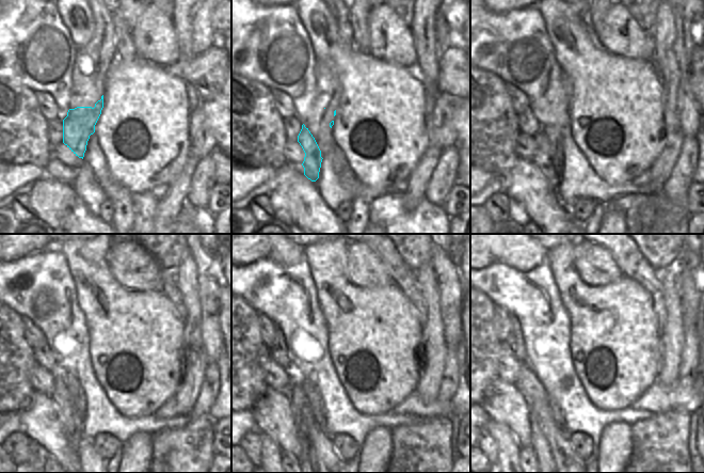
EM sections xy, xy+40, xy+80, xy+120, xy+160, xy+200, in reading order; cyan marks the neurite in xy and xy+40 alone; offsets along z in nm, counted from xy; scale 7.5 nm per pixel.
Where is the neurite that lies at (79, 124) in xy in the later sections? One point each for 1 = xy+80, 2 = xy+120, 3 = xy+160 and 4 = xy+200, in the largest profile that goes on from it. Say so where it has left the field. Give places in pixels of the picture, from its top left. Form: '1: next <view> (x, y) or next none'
1: next xy+80 (542, 159)
2: next xy+120 (61, 396)
3: next xy+160 (302, 412)
4: next xy+200 (539, 443)

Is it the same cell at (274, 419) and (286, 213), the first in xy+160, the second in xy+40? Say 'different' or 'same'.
different

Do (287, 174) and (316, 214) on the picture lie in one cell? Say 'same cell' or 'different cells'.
same cell

